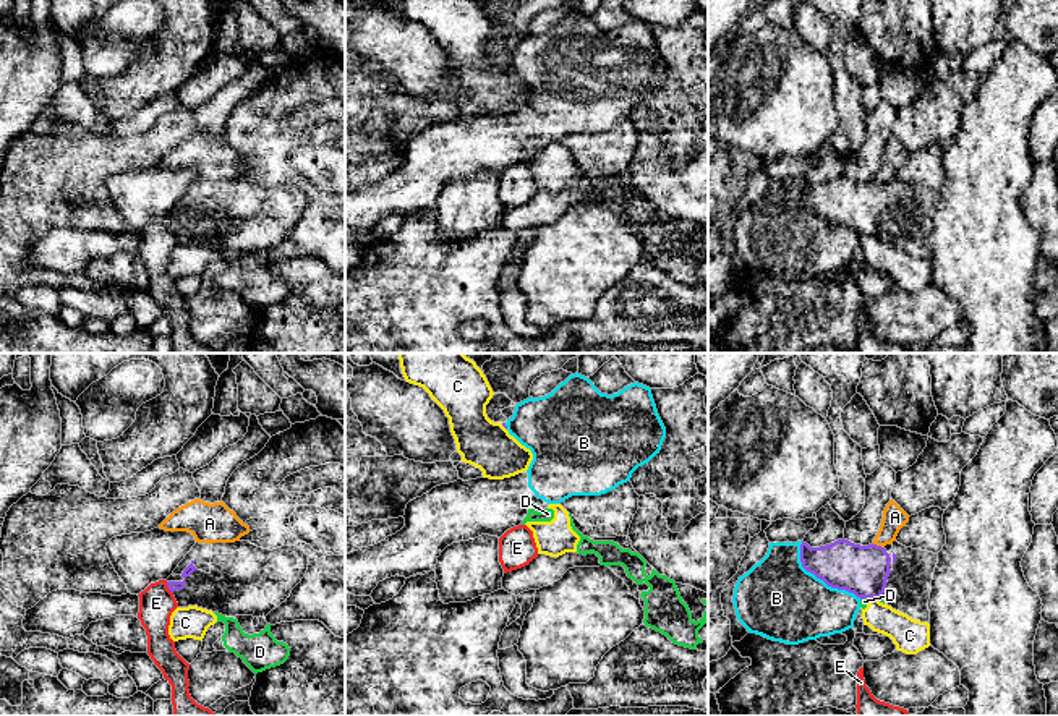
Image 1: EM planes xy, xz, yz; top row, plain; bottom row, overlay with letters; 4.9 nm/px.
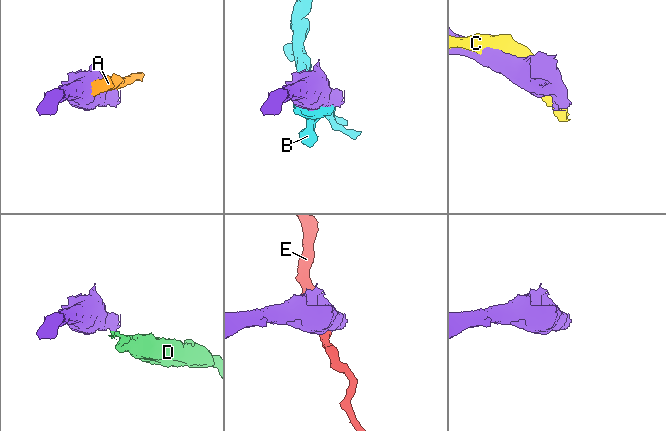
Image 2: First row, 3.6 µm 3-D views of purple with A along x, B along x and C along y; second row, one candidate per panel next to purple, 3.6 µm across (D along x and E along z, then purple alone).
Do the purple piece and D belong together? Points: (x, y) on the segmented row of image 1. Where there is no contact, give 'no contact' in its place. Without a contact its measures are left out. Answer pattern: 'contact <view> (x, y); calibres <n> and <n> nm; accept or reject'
contact yz (864, 596); calibres 240 and 40 nm; reject

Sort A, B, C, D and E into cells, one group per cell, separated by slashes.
A / B / C D / E

